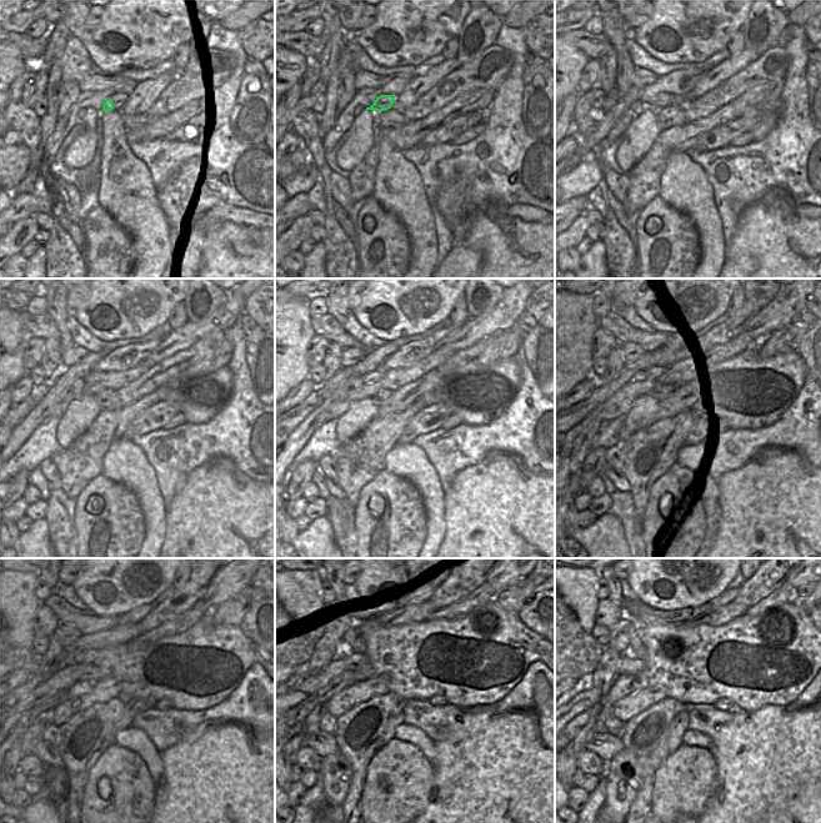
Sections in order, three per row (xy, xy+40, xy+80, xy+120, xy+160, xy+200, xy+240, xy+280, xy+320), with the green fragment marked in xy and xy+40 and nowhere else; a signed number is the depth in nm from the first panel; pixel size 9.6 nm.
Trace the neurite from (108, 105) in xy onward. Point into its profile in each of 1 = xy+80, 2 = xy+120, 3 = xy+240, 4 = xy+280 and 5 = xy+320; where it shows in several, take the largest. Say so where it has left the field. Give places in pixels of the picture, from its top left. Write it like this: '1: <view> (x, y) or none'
1: xy+80 (661, 100)
2: xy+120 (114, 380)
3: xy+240 (185, 621)
4: xy+280 (353, 662)
5: xy+320 (626, 663)

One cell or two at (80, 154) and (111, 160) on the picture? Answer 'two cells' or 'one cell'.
two cells

